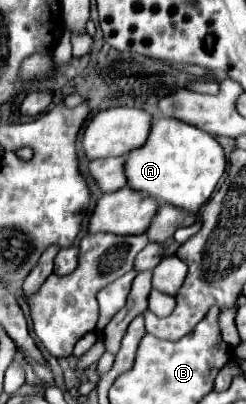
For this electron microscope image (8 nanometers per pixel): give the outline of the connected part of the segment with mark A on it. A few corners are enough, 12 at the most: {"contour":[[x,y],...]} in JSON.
{"contour":[[155,118],[123,158],[127,188],[185,214],[227,162],[211,134]]}

